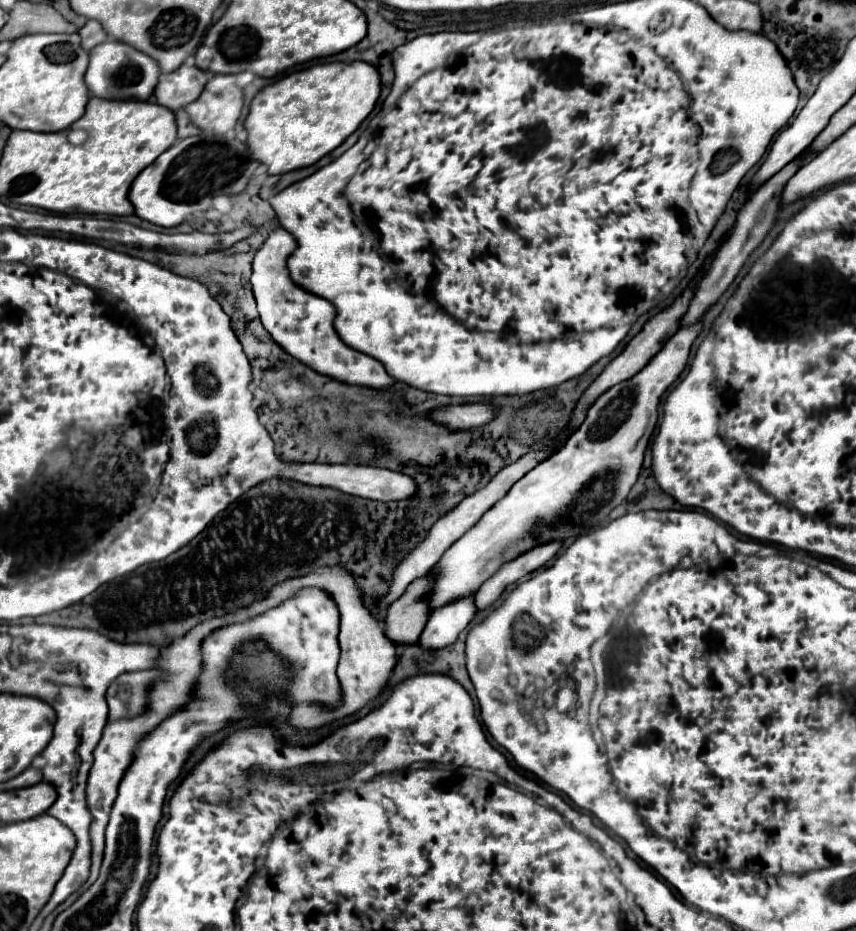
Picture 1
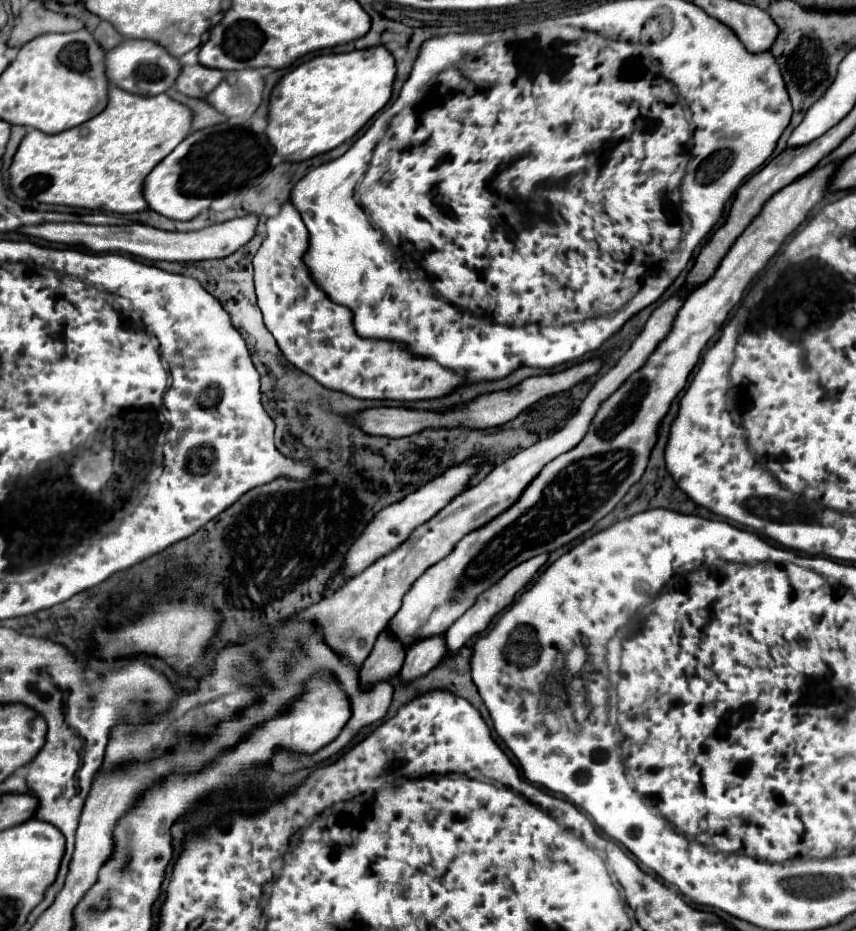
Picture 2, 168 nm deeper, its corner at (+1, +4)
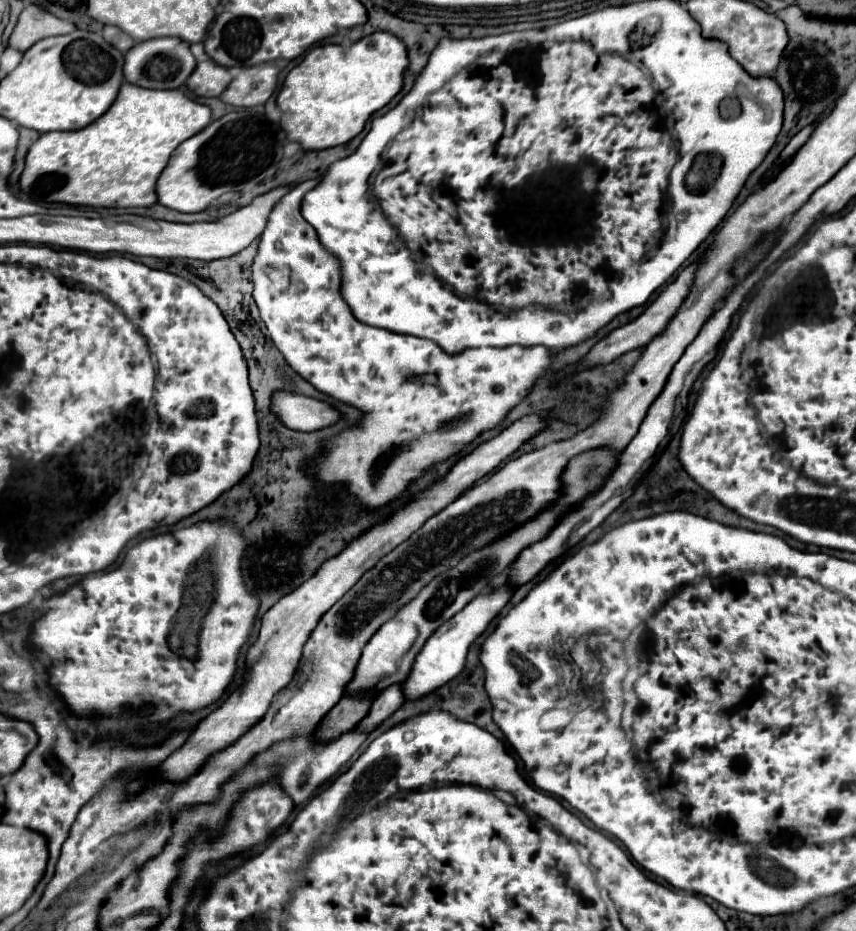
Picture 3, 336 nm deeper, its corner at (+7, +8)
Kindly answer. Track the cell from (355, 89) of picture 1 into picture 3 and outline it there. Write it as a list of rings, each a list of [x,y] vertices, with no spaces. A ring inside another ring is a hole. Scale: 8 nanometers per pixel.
[[[377,31],[369,37],[357,41],[351,49],[341,49],[339,45],[321,45],[311,49],[305,59],[295,65],[277,95],[277,107],[283,111],[281,129],[285,131],[289,141],[301,143],[305,151],[313,149],[327,149],[341,143],[347,143],[355,135],[359,135],[367,123],[367,119],[383,109],[403,85],[403,71],[407,67],[407,49],[405,45],[391,33]]]

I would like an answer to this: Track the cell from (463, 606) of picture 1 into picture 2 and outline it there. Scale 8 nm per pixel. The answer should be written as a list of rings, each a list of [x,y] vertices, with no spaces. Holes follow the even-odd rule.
[[[443,635],[441,637],[429,637],[429,639],[423,639],[423,641],[417,641],[407,651],[403,669],[399,671],[399,679],[403,683],[409,683],[409,681],[413,681],[417,677],[427,675],[433,667],[437,667],[441,663],[443,655],[445,655]]]

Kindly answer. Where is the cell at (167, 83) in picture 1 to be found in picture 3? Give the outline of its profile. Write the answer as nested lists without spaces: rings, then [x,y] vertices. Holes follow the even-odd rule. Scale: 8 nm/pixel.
[[[201,61],[195,65],[195,73],[187,79],[187,89],[199,97],[217,97],[233,77],[215,61]]]

